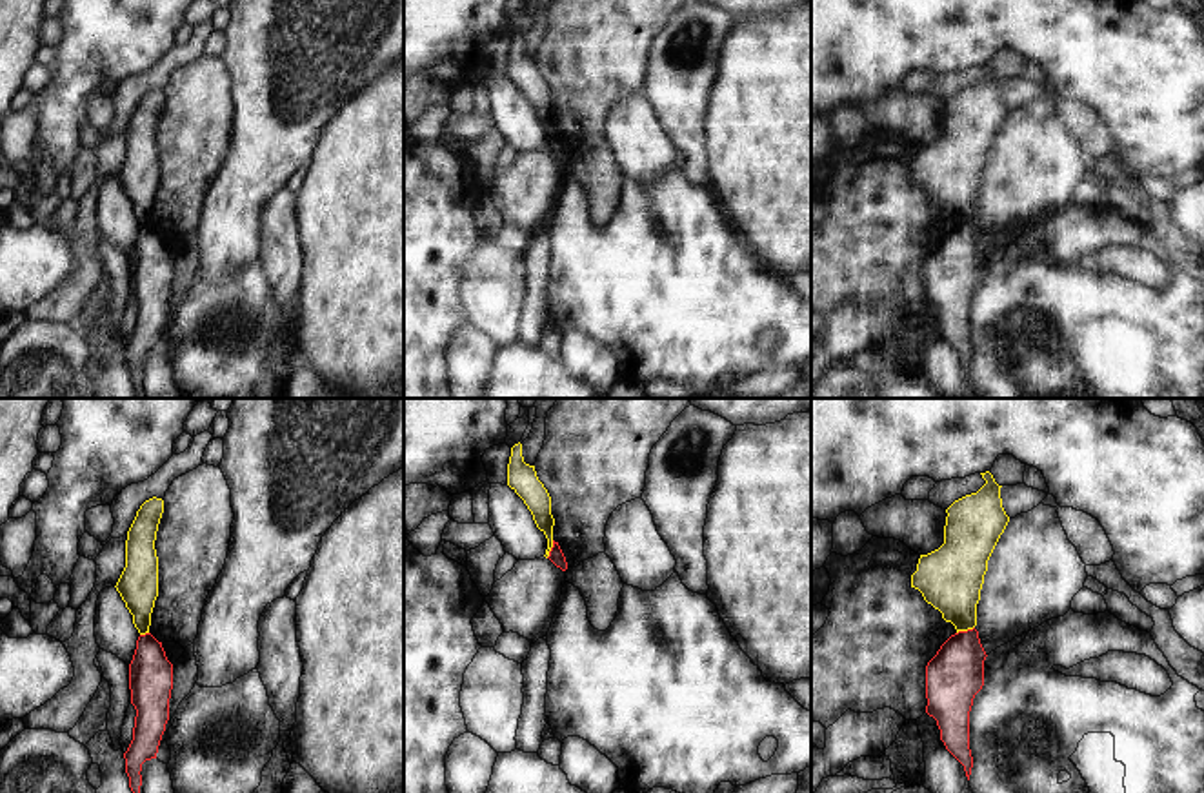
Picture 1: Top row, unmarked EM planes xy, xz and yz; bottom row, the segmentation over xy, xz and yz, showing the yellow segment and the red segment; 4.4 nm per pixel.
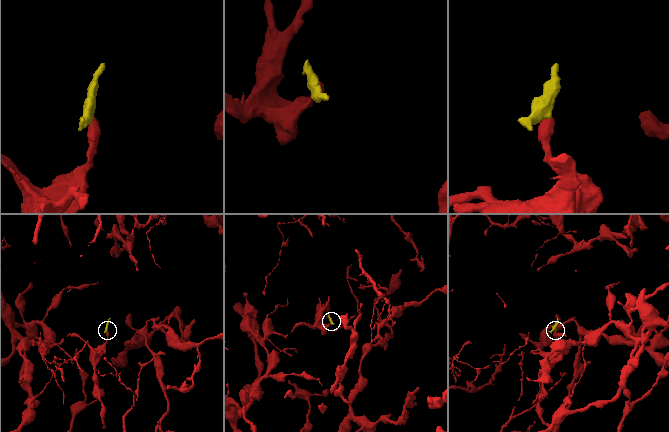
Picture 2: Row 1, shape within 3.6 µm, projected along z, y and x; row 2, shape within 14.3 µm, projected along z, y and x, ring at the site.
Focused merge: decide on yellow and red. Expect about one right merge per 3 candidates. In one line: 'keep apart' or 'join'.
keep apart

